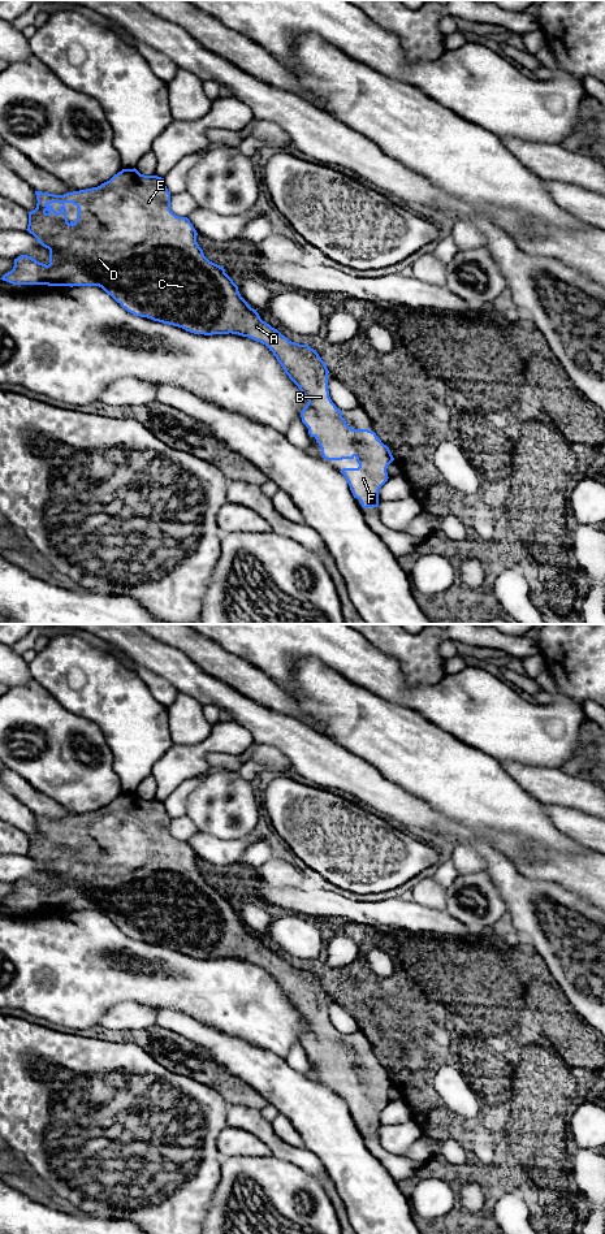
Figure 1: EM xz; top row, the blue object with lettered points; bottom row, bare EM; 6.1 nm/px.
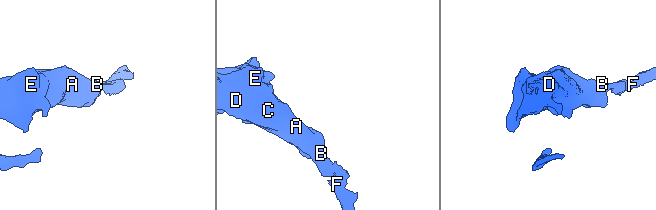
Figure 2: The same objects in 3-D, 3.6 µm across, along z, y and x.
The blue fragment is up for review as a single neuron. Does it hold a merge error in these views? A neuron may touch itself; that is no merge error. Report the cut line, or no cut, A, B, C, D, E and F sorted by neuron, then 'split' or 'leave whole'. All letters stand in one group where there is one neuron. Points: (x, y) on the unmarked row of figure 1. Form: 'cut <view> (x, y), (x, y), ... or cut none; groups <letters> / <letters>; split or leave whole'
cut none; groups A B C D E F; leave whole

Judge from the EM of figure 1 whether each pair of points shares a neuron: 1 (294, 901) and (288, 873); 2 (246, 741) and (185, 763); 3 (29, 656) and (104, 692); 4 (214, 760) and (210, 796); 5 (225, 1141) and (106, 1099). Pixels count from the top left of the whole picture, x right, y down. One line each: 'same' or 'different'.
1: same
2: same
3: different
4: different
5: different

